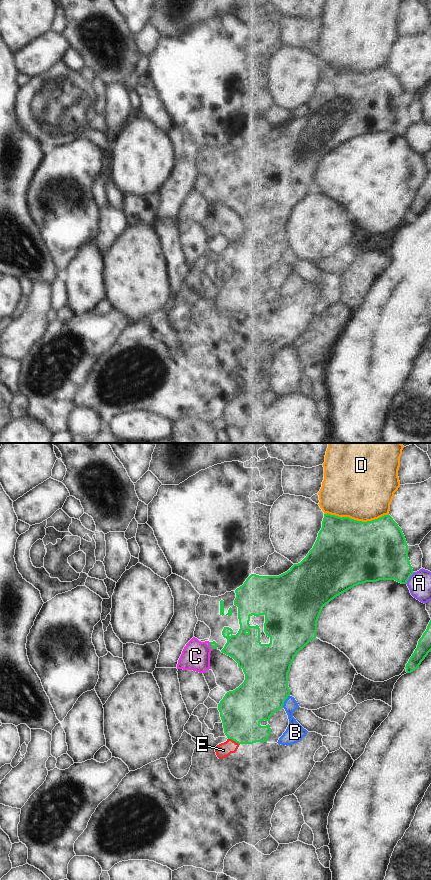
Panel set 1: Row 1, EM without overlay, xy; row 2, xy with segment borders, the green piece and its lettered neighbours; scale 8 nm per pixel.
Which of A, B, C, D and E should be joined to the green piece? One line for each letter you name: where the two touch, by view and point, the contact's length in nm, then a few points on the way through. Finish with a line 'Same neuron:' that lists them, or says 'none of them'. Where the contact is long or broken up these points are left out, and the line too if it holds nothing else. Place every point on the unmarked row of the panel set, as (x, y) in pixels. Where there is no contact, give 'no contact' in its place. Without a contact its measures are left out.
E: meets green in xy at (234, 292); contact 110 nm long; runs through xy (241, 262), (241, 279), (234, 292), (223, 302)
Same neuron: E

